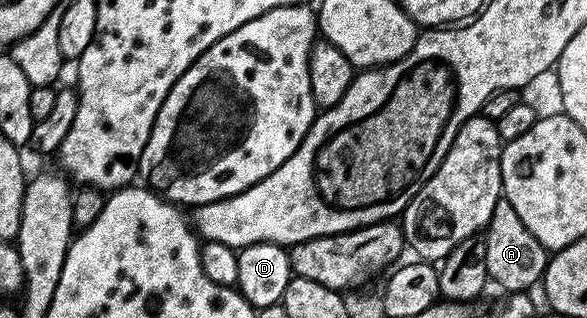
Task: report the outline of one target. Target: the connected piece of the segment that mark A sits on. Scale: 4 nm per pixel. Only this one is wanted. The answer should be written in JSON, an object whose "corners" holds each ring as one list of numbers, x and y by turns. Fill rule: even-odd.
{"corners":[[505,197,496,201,496,209,492,209,492,217,484,228,484,238,491,284,499,283,506,293,529,292,532,287,539,286,542,276,546,273,548,252,540,245,540,241,536,241,536,237,532,237,532,233,528,233,528,225,520,221,516,209,512,209]]}

